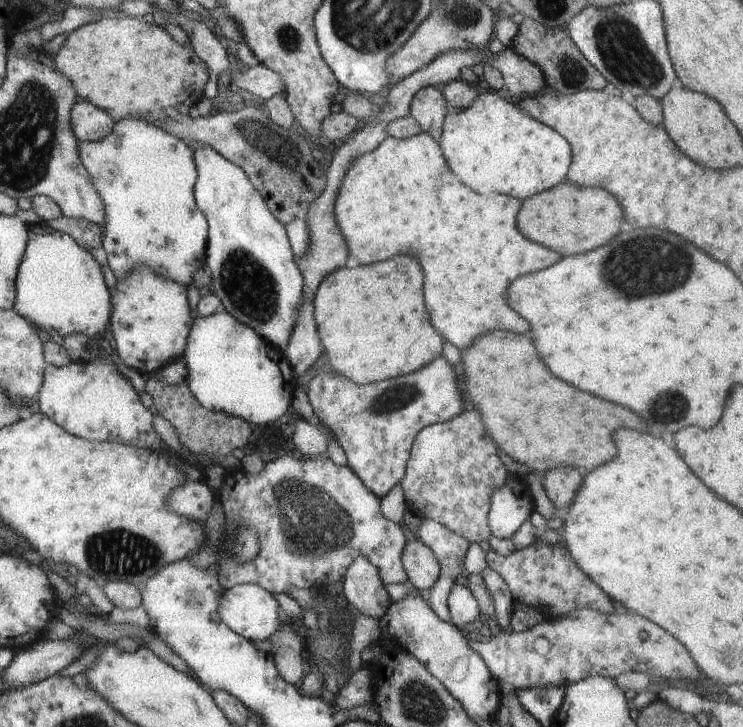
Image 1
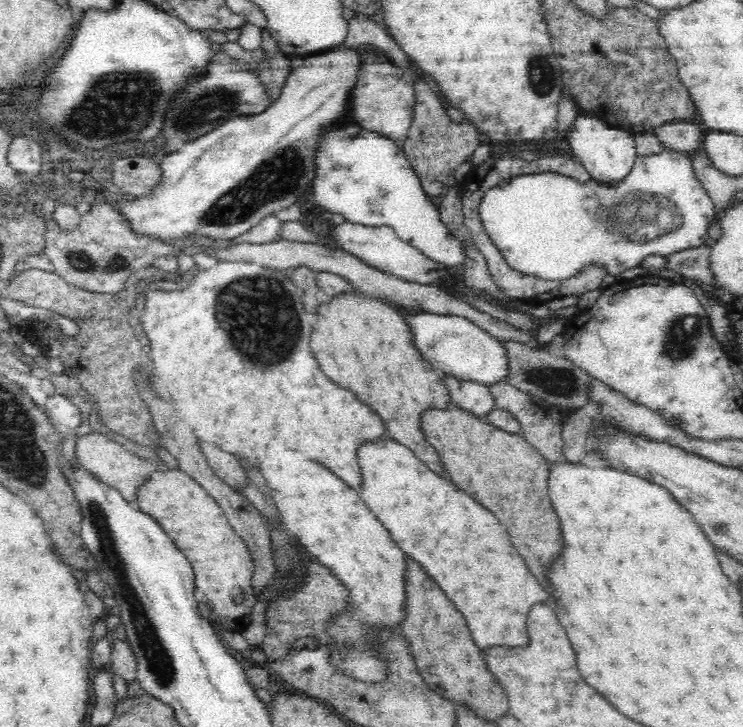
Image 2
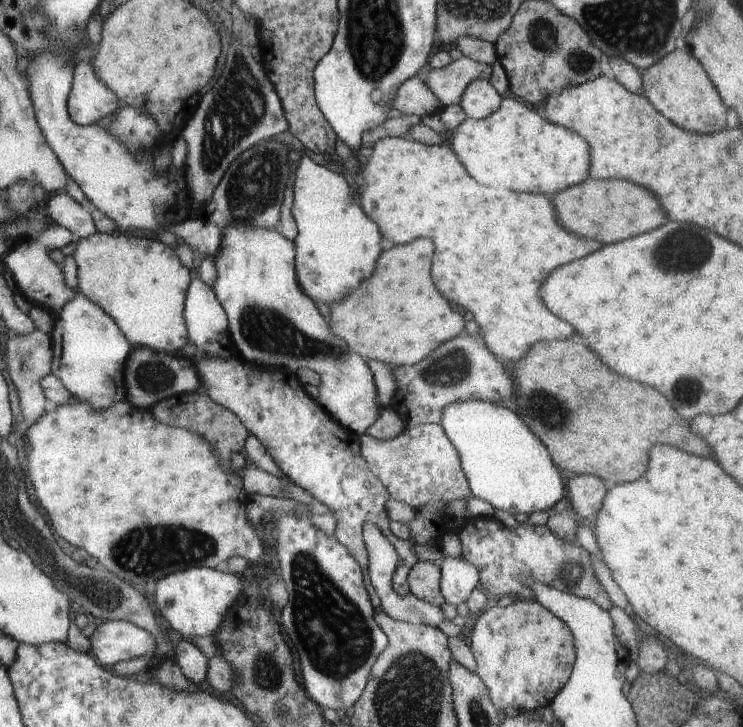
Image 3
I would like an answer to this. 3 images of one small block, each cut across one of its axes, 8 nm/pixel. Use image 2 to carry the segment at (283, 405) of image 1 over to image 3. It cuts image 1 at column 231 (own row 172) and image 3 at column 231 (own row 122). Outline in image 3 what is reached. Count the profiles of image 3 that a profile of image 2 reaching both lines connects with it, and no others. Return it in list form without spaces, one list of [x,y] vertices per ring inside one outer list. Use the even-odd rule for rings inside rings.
[[[195,272],[191,276],[190,285],[186,292],[184,319],[188,341],[191,344],[196,344],[204,354],[219,358],[240,357],[228,334],[228,320],[220,302],[216,299],[213,288],[207,286]]]

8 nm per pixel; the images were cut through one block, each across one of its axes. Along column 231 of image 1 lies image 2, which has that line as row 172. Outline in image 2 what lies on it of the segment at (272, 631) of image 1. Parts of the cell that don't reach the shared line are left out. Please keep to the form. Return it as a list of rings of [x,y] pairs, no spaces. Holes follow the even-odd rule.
[[[580,112],[568,131],[569,143],[575,158],[586,167],[590,178],[603,184],[616,184],[620,182],[631,170],[636,158],[636,145],[633,132],[622,128],[611,127],[604,120]]]

